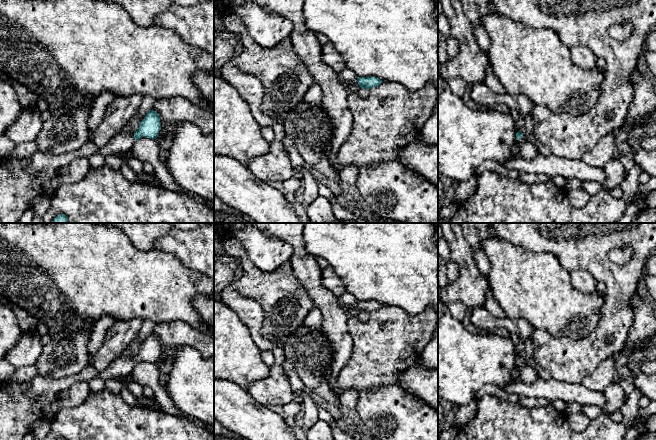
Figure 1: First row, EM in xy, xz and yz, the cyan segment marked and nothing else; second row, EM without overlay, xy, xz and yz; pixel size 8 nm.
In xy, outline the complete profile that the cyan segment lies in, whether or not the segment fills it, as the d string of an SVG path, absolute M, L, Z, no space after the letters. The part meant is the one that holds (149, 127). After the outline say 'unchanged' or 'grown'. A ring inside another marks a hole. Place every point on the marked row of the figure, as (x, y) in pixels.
M150 110L140 122L137 131L118 134L108 144L97 147L91 140L79 149L54 155L37 151L19 160L0 159L0 223L18 223L36 197L42 193L43 185L58 176L58 170L78 158L89 158L99 154L107 157L129 151L142 137L156 139L161 130L158 113Z | grown

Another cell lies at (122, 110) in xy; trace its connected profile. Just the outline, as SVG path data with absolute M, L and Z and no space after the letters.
M133 95L116 97L108 106L102 122L90 134L90 140L97 146L103 147L116 135L121 134L124 126L138 113L143 96Z

